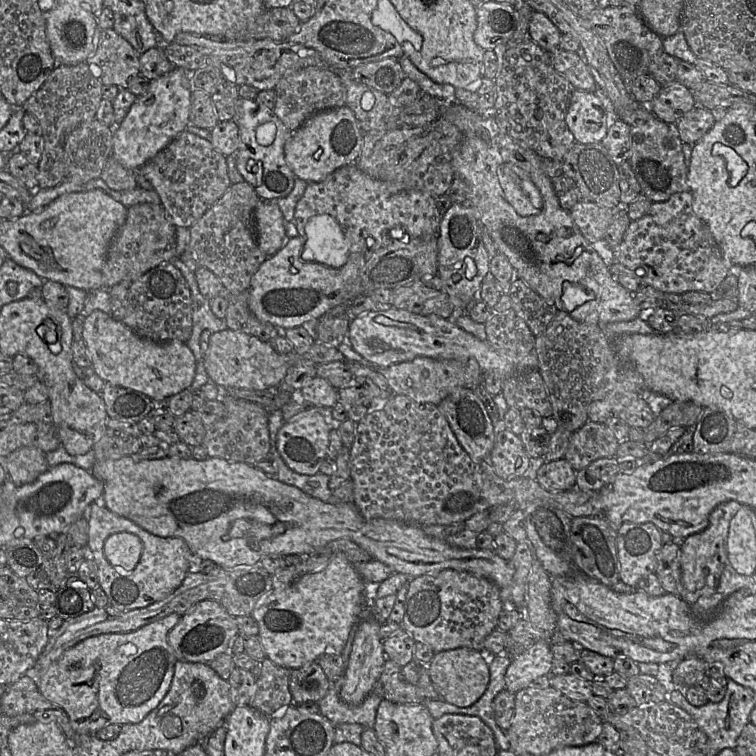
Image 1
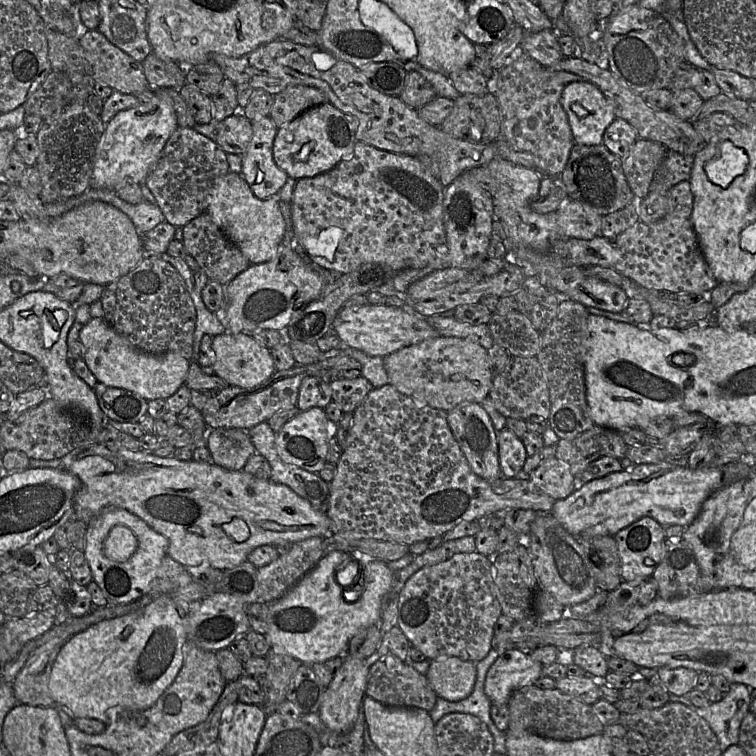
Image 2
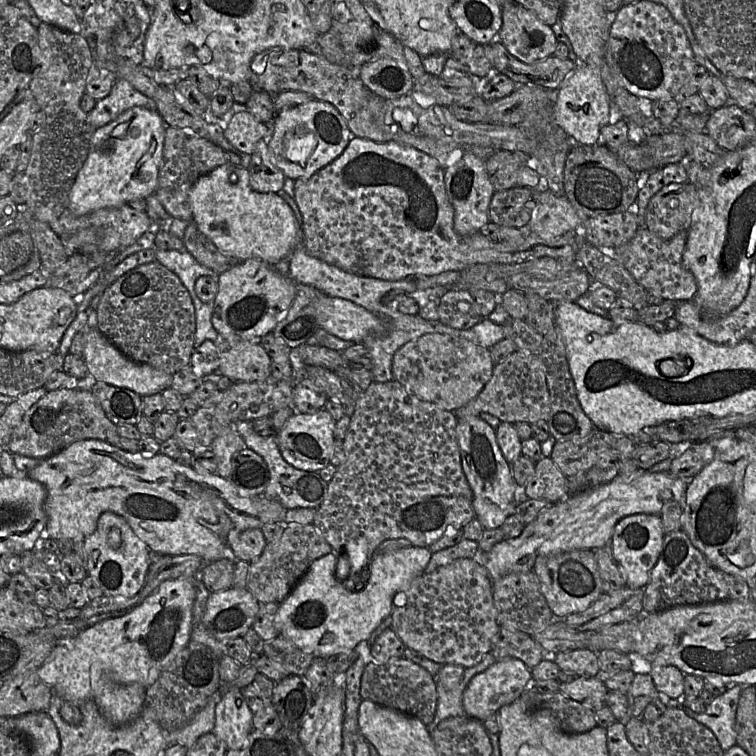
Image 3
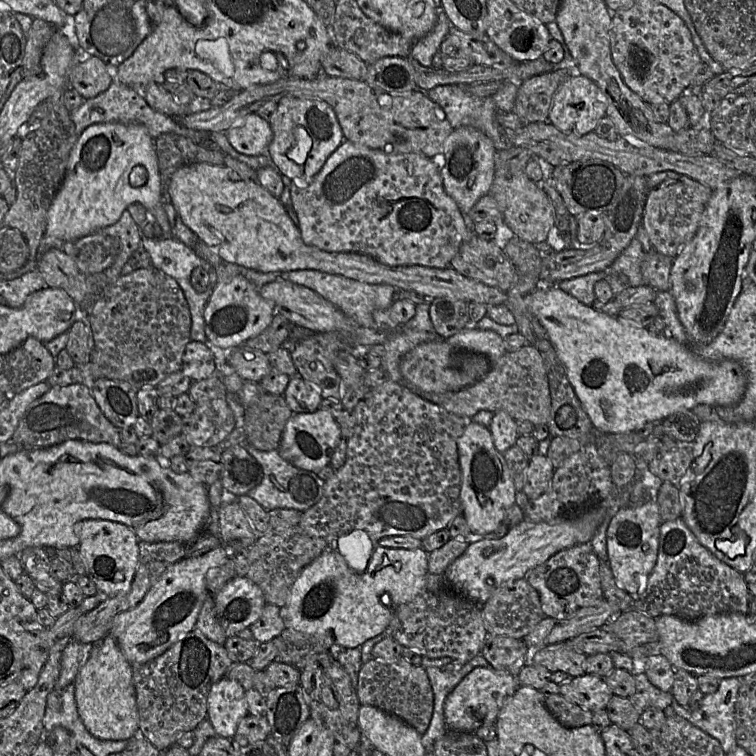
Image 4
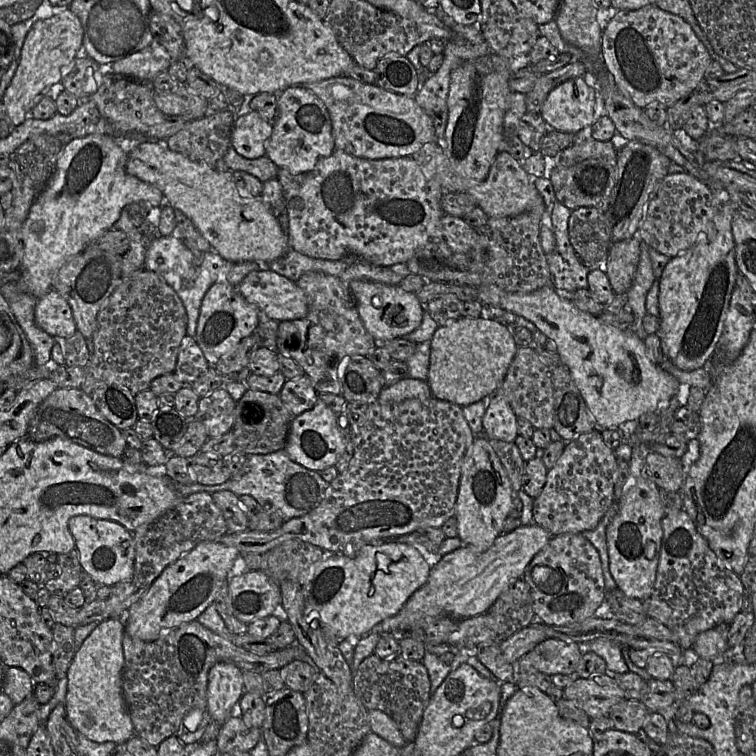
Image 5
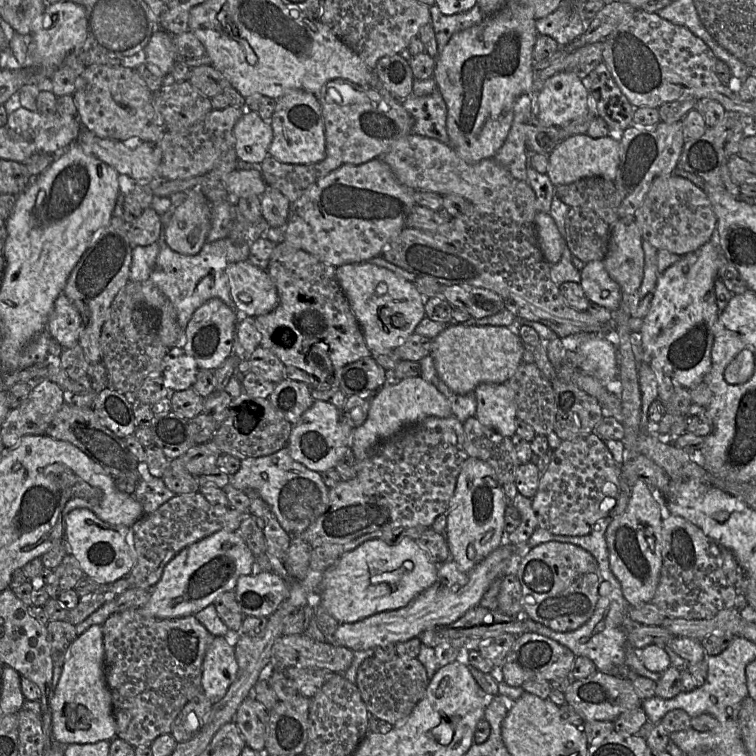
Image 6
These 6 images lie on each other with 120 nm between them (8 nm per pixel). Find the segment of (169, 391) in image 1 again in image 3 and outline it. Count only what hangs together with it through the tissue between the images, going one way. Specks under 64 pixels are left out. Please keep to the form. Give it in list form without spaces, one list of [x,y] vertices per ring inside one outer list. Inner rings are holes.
[[[85,327],[83,360],[87,366],[89,375],[96,381],[130,389],[142,397],[161,393],[163,390],[171,388],[173,381],[173,374],[155,369],[145,363],[135,362],[126,357],[97,328]]]

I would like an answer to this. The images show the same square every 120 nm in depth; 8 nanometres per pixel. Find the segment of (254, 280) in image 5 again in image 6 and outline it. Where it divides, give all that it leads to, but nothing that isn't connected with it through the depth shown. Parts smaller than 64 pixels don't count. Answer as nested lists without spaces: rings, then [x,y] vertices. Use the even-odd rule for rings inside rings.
[[[248,261],[235,262],[227,266],[226,275],[239,318],[268,314],[278,305],[277,287],[266,270]]]

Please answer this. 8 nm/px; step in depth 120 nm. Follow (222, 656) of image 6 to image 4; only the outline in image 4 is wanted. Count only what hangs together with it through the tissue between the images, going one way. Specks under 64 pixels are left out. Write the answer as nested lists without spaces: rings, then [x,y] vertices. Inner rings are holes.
[[[226,675],[213,684],[208,696],[208,718],[217,735],[233,739],[238,723],[248,714],[246,690]]]

